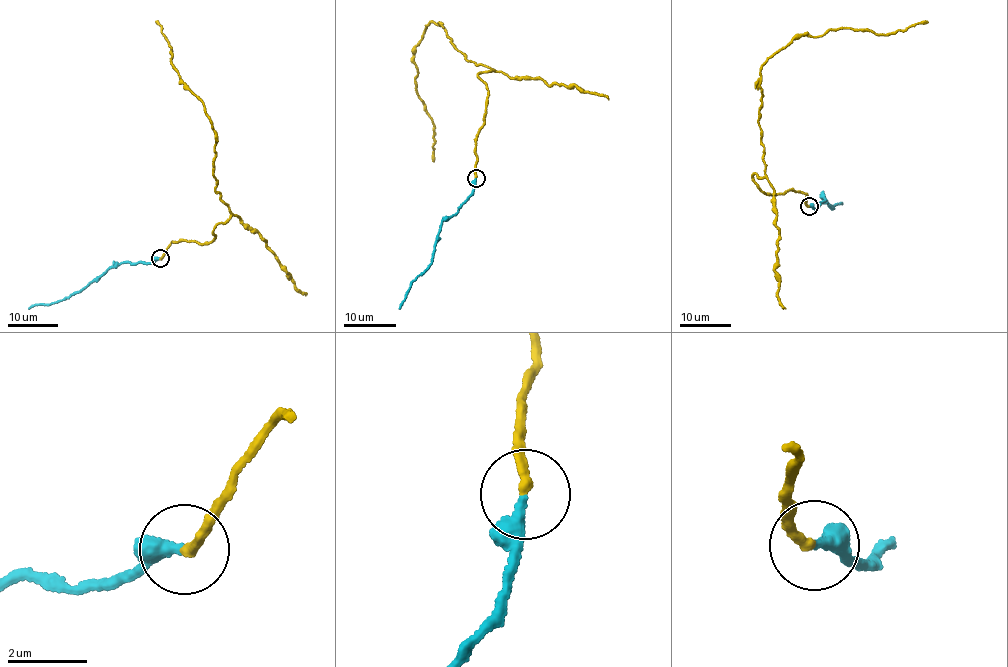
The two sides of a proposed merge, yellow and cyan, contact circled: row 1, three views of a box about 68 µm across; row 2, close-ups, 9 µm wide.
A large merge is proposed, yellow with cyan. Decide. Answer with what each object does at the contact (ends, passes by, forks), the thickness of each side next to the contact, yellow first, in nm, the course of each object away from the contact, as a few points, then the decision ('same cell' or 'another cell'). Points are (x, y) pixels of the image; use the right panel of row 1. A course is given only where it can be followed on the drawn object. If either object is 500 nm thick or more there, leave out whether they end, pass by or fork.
yellow ends there; cyan ends there; 240 nm thick on the yellow side, 320 nm on the other; yellow runs (808, 206), (752, 175), (765, 175), (765, 62), (799, 36), (928, 21); cyan runs (808, 206), (815, 208), (824, 201), (821, 195), (833, 208), (830, 206), (841, 204); same cell

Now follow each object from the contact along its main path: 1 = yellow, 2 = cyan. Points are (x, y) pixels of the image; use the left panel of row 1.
1: (160, 259), (172, 242), (213, 240), (231, 213), (215, 190), (212, 123), (170, 61), (155, 21)
2: (160, 259), (112, 267), (77, 291), (28, 309)

